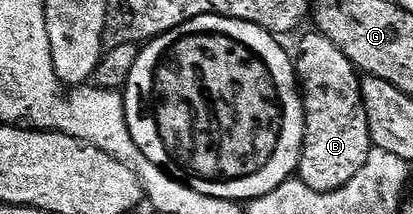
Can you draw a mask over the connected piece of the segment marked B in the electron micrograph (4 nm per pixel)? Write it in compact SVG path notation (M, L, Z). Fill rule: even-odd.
M311 33L298 43L296 74L306 114L306 136L296 175L308 189L335 191L364 169L372 150L360 72L328 37Z

